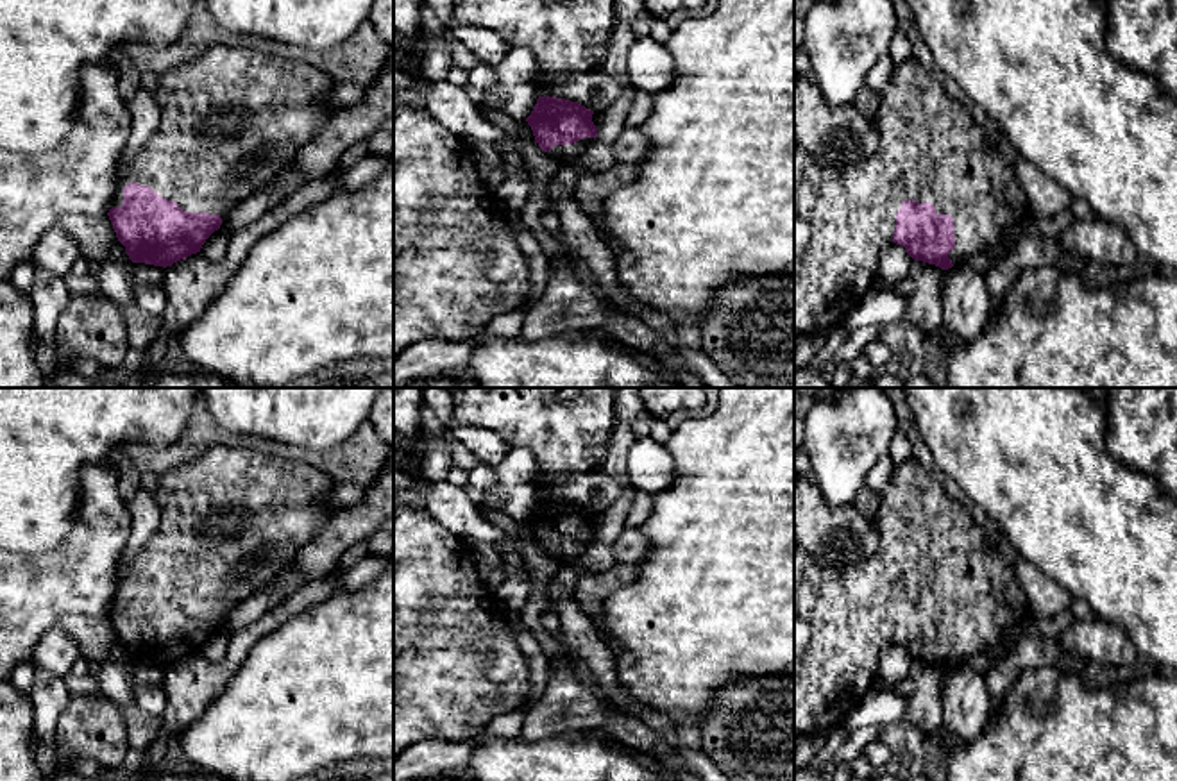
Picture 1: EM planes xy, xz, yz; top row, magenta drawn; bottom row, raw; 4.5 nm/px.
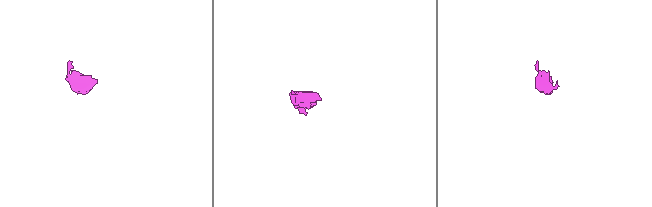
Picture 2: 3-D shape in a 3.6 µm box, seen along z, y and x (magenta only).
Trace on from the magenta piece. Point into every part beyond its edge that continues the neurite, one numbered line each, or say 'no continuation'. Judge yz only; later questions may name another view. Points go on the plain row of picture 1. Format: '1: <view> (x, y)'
1: yz (931, 549)

